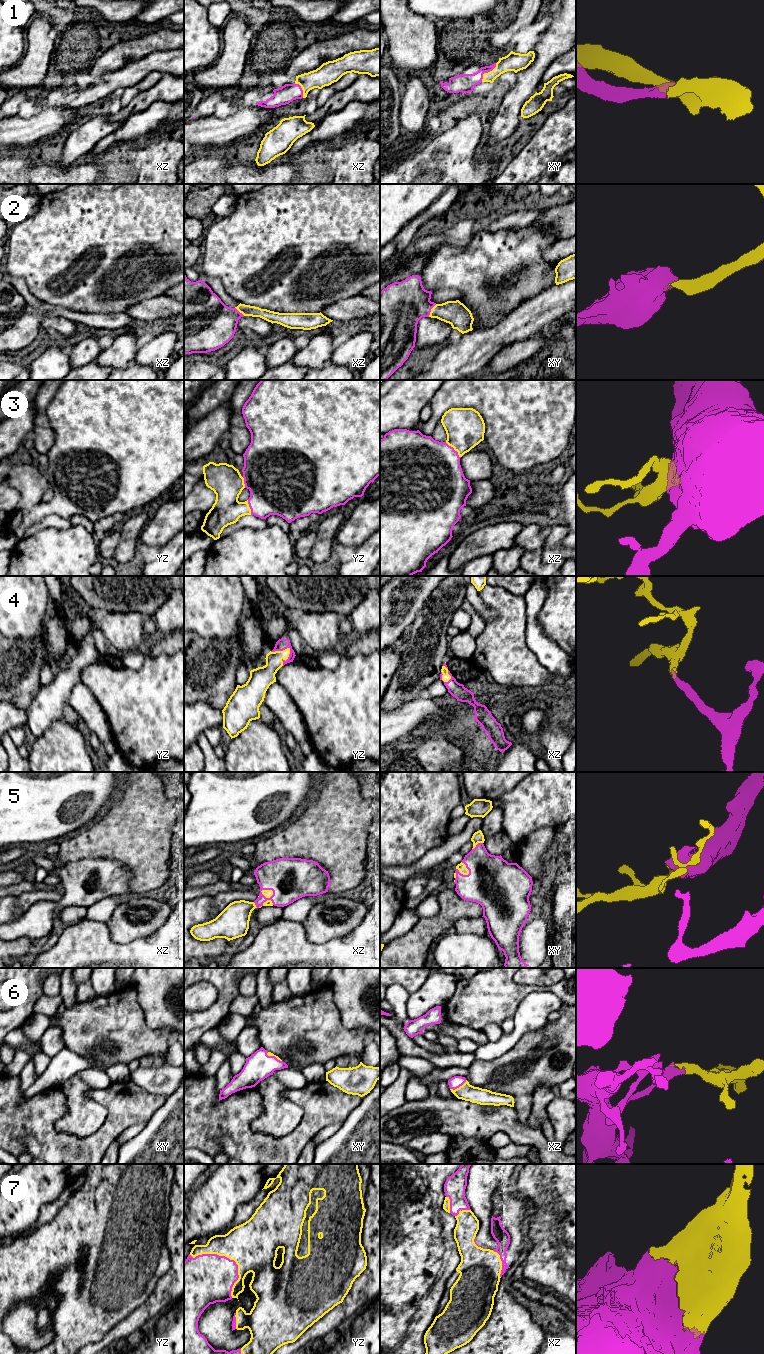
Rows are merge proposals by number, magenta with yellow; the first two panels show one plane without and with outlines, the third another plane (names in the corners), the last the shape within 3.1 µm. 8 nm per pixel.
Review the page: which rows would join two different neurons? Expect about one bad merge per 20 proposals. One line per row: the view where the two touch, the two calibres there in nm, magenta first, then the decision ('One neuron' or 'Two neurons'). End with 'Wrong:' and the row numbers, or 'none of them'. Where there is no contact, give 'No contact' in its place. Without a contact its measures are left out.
1: Touches magenta in xy. Thickness 150 nm (magenta) against 150 nm. One neuron
2: Touches magenta in xy. Thickness 380 nm (magenta) against 190 nm. One neuron
3: Touches magenta in xz. Thickness 480 nm (magenta) against 320 nm. One neuron
4: Touches magenta in yz. Thickness 90 nm (magenta) against 160 nm. One neuron
5: Touches magenta in xz. Thickness 320 nm (magenta) against 60 nm. One neuron
6: Touches magenta in xz. Thickness 100 nm (magenta) against 140 nm. One neuron
7: Touches magenta in yz. Thickness 400 nm (magenta) against 400 nm. One neuron
Wrong: none of them

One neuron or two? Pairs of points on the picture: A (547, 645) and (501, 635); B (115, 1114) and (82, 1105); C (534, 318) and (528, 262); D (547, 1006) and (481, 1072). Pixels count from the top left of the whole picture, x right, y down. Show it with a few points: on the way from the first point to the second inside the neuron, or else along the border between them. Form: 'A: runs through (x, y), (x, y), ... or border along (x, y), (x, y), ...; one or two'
A: border along (526, 616), (525, 643), (538, 660); two
B: border along (89, 1097), (107, 1110), (104, 1123), (94, 1132); two
C: border along (553, 286), (529, 297), (512, 310); two
D: border along (515, 1043), (494, 1058), (476, 1060); two

